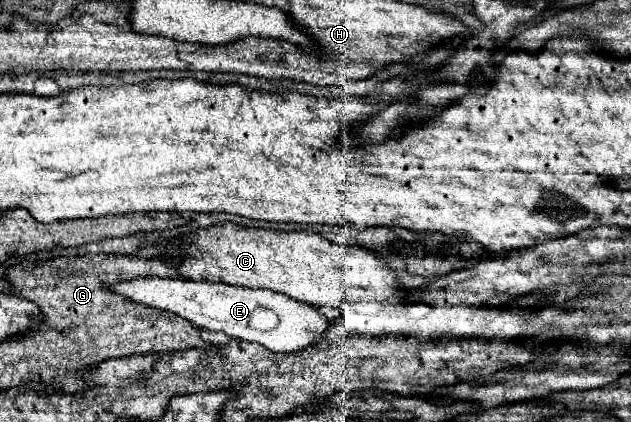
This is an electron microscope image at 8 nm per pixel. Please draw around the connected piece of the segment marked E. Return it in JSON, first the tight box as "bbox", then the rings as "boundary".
{"bbox":[108,277,328,353],"boundary":[[[136,277],[132,281],[110,283],[108,289],[136,303],[170,311],[186,321],[192,321],[200,329],[222,331],[232,339],[244,339],[264,345],[270,351],[296,353],[312,345],[328,327],[328,319],[318,313],[316,307],[290,299],[270,289],[250,289],[228,283],[190,281],[190,279],[160,279],[160,277]]]}

